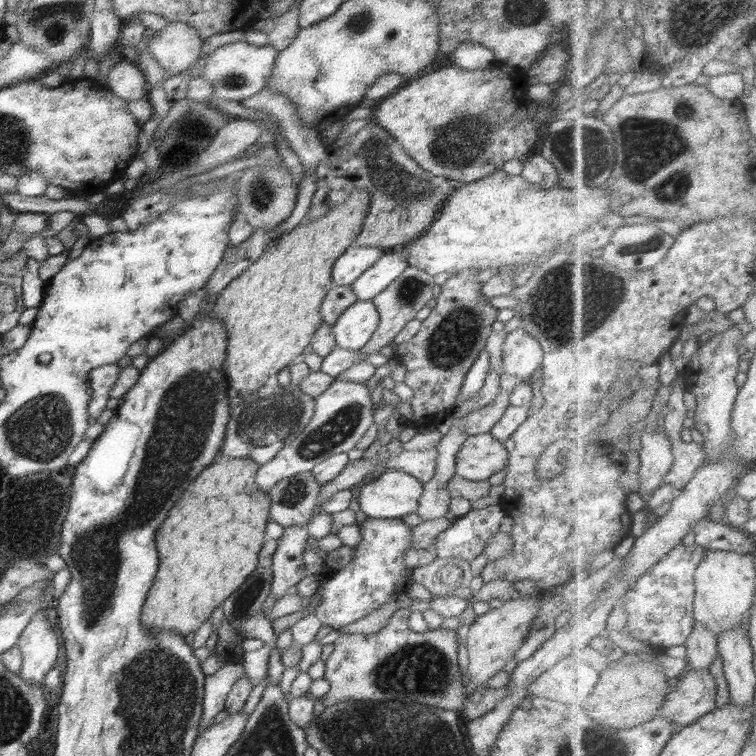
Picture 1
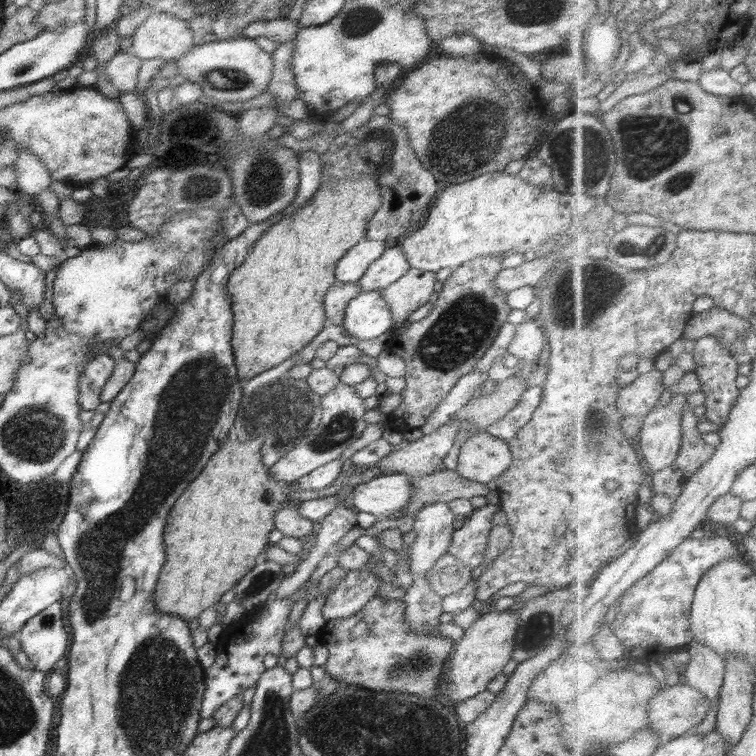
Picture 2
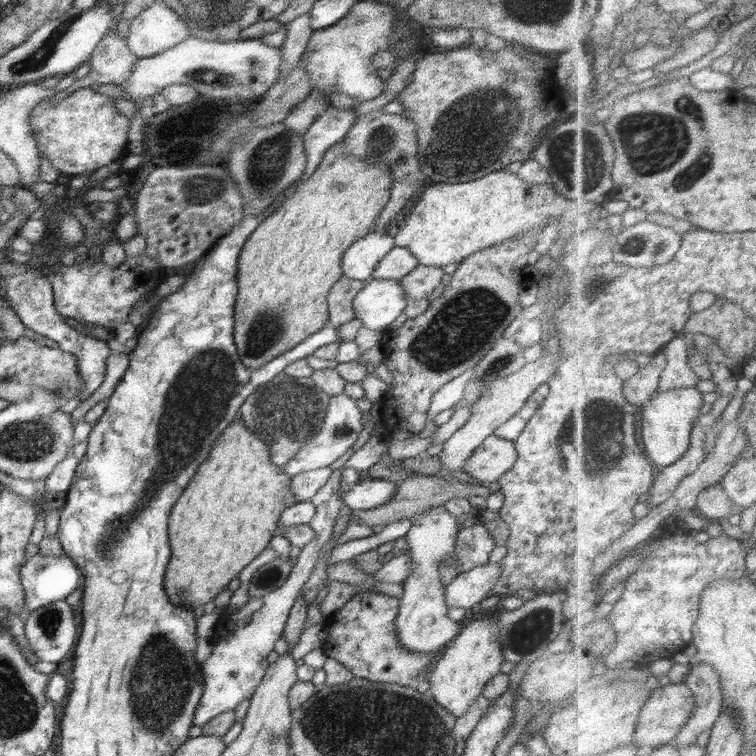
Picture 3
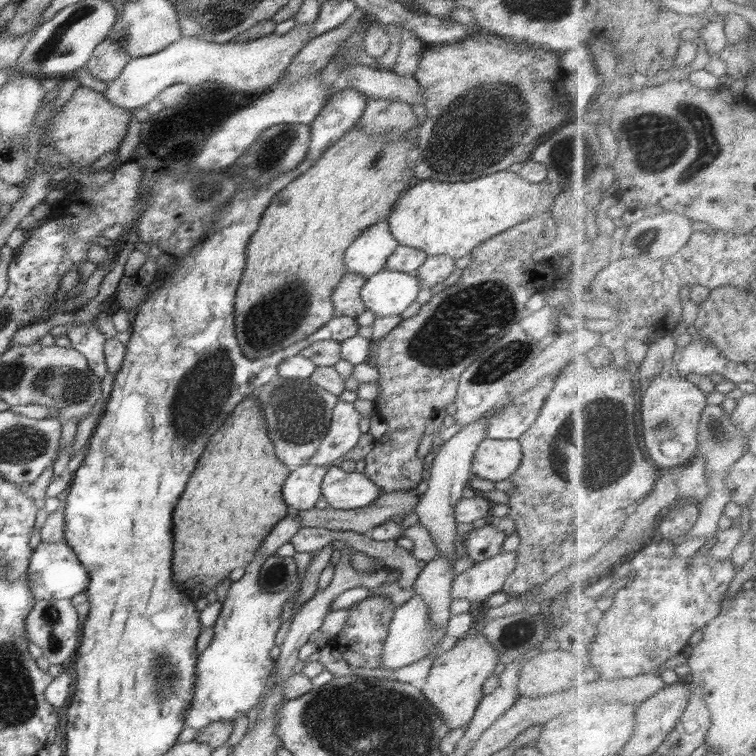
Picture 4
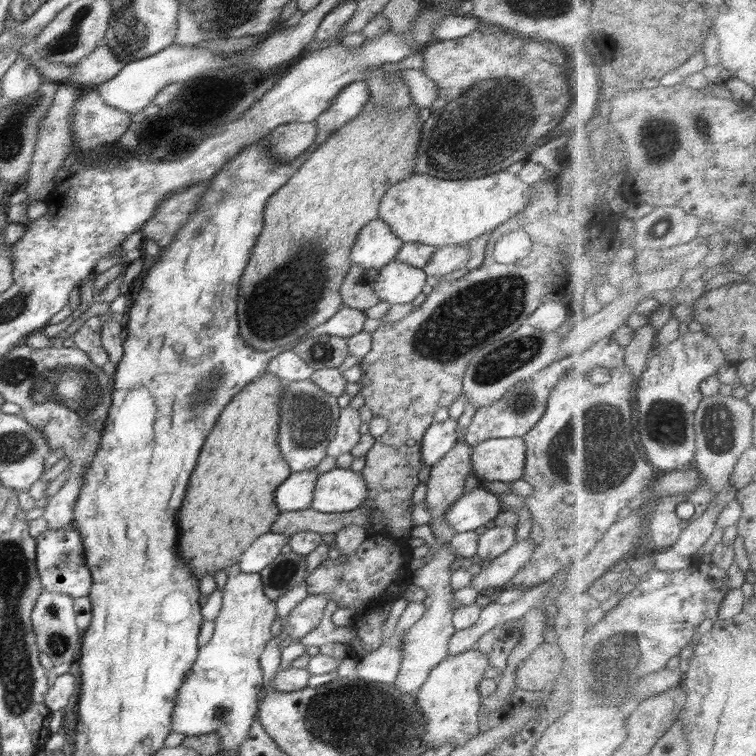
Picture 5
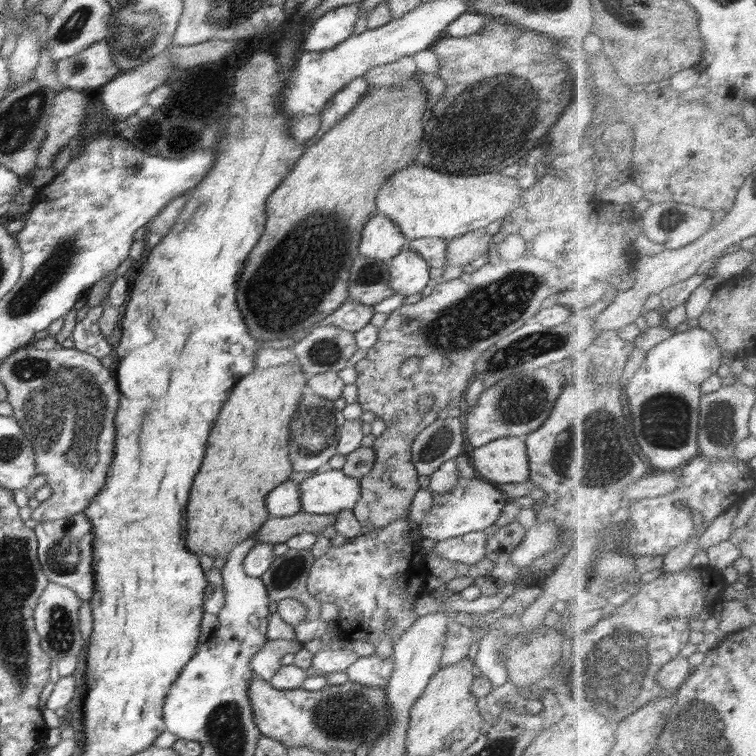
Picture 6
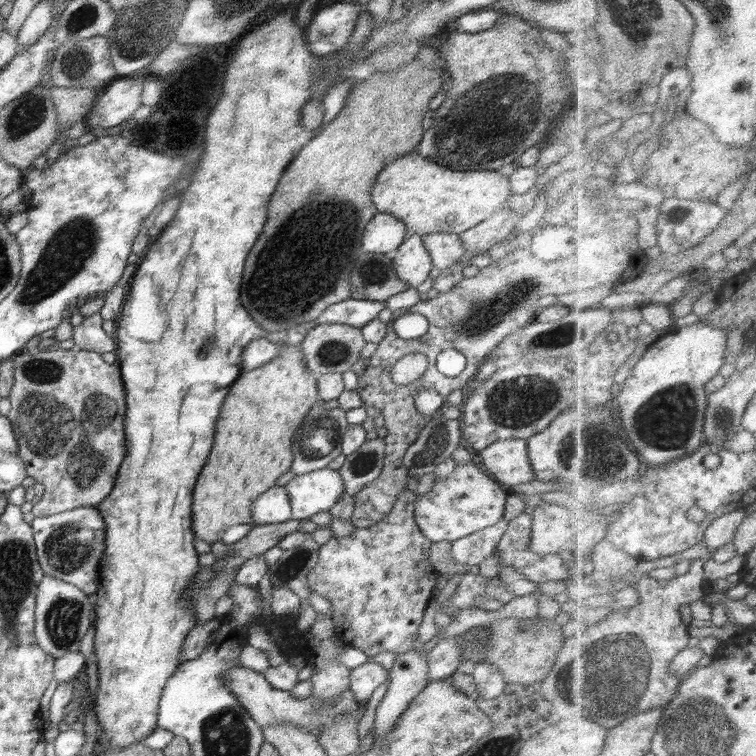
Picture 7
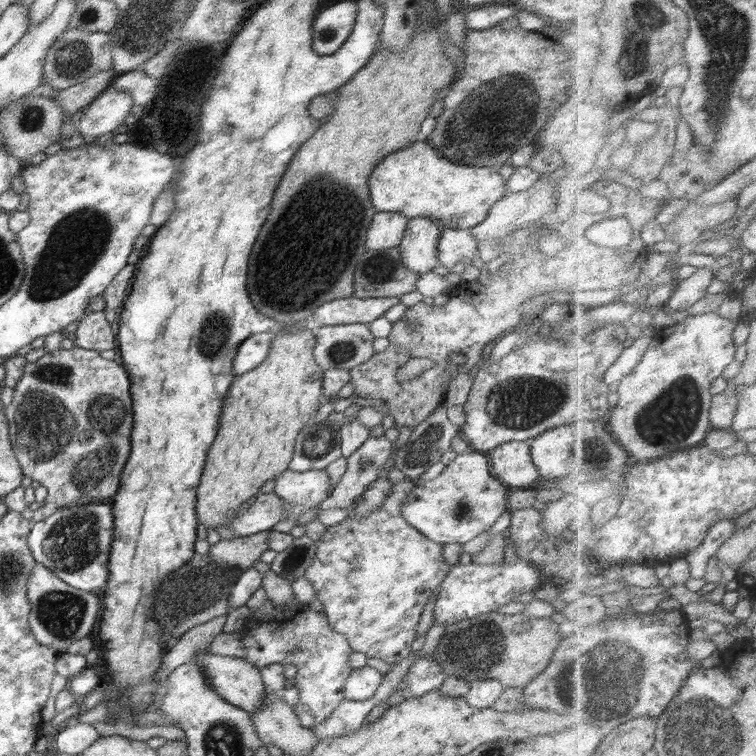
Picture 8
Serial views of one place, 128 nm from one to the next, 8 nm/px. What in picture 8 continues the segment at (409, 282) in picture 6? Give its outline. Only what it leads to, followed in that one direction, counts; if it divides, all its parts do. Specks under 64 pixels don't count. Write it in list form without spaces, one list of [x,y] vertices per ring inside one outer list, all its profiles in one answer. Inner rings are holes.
[[[430,217],[409,219],[405,235],[397,247],[402,255],[402,263],[410,271],[421,275],[440,265],[436,246],[443,229],[438,220]]]

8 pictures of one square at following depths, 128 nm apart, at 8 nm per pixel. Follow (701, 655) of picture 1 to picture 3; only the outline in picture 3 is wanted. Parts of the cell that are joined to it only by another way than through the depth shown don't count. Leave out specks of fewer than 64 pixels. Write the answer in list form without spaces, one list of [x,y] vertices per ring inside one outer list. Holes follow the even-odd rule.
[[[700,662],[691,666],[690,674],[685,680],[698,698],[698,710],[694,713],[694,719],[690,719],[690,723],[686,724],[685,730],[675,740],[676,748],[698,744],[700,734],[712,731],[723,714],[725,696],[722,679],[711,665]]]

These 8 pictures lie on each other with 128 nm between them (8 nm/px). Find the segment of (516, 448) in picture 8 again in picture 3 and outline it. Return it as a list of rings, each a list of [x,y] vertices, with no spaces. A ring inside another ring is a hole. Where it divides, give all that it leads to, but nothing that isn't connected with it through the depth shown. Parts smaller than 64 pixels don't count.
[[[498,436],[486,437],[475,449],[473,456],[466,460],[463,471],[476,478],[479,483],[488,485],[510,471],[518,457],[515,442],[503,440]]]

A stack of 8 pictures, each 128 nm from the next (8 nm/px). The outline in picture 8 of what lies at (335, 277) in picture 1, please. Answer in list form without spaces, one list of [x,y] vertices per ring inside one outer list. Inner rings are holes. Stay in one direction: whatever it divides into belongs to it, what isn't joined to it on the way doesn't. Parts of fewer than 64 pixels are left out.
[[[376,211],[374,222],[368,228],[366,246],[370,250],[397,247],[405,235],[408,221],[409,218],[400,213]]]

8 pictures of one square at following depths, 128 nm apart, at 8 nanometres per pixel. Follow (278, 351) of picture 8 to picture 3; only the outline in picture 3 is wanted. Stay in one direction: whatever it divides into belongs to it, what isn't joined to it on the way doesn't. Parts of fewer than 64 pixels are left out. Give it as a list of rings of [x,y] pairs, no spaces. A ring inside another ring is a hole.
[[[240,417],[222,431],[214,442],[206,462],[200,464],[198,472],[170,510],[168,534],[172,558],[164,576],[164,589],[170,603],[195,610],[228,587],[229,582],[240,576],[240,572],[258,558],[269,546],[276,533],[282,512],[298,502],[290,492],[290,477],[283,466],[276,466],[270,457],[270,448],[254,432],[248,431]]]

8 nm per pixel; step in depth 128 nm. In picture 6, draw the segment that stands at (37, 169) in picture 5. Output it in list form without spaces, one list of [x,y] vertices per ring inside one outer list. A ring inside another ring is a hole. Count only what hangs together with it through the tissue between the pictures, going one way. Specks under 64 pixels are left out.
[[[64,88],[54,98],[46,136],[42,140],[35,168],[52,168],[57,154],[80,132],[93,95]]]

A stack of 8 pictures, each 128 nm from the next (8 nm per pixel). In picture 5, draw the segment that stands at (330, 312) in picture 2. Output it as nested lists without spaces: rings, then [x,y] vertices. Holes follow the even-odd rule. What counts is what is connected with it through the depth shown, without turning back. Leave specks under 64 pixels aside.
[[[353,264],[340,286],[342,304],[358,310],[366,310],[376,306],[380,299],[372,286],[374,286],[374,280],[378,280],[378,276],[380,276],[379,270]]]

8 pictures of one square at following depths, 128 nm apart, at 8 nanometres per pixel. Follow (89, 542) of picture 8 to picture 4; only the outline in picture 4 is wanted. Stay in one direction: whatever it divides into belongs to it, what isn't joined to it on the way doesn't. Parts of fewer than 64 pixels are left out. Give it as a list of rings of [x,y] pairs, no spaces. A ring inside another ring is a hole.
[[[66,539],[58,542],[42,541],[30,557],[26,575],[28,575],[30,590],[34,593],[35,602],[46,599],[71,599],[85,592],[90,584],[89,572],[80,563]]]

